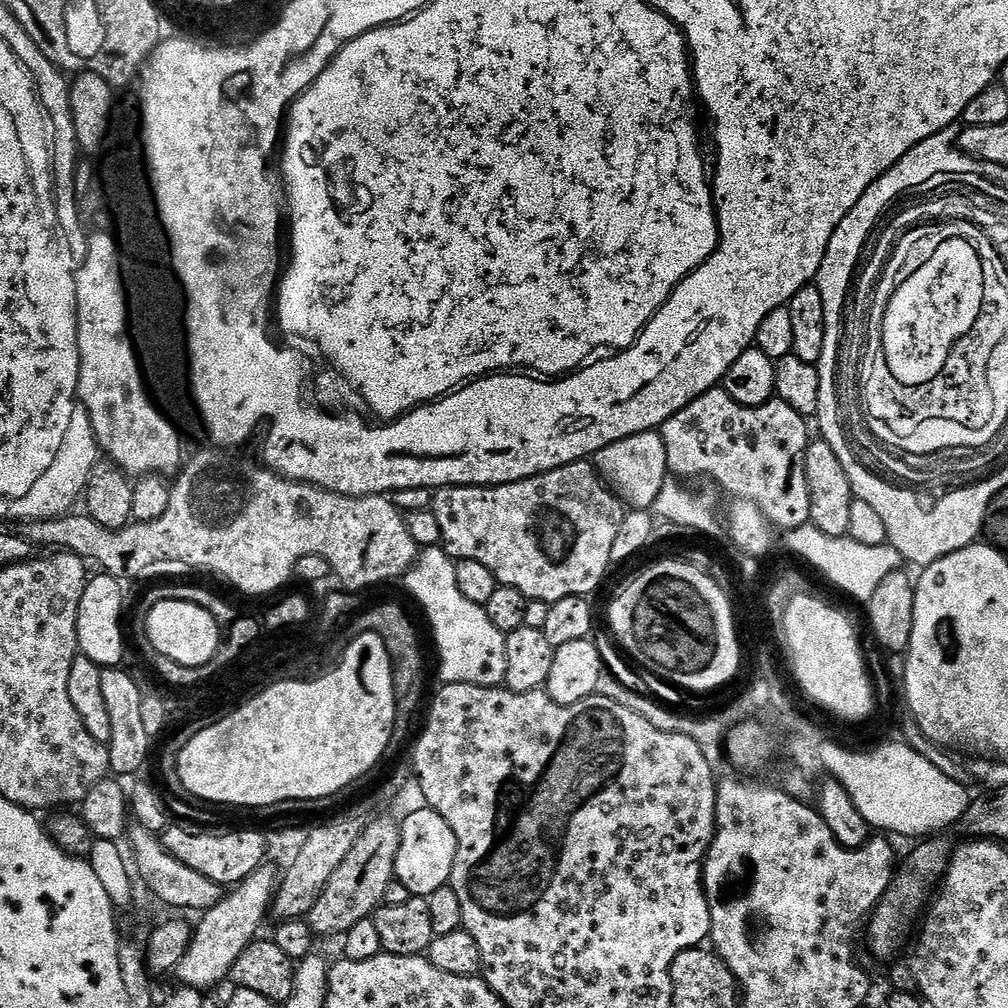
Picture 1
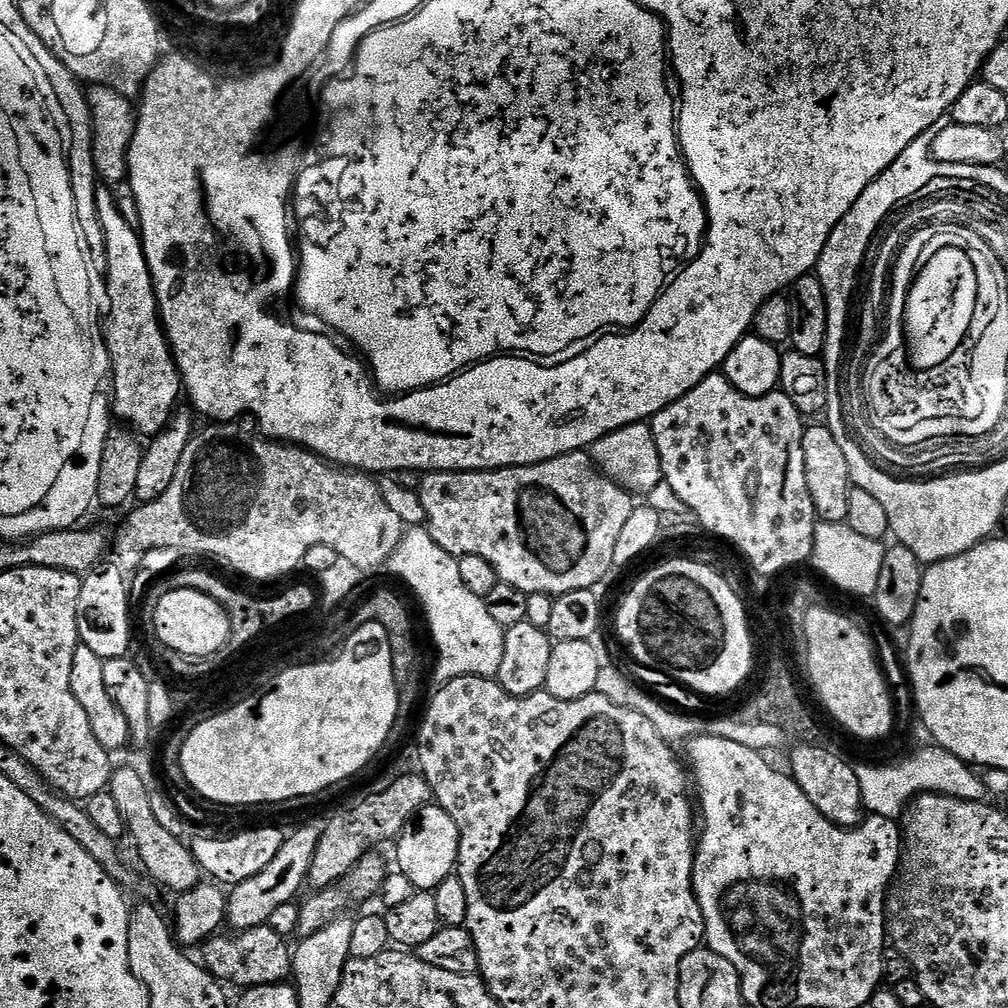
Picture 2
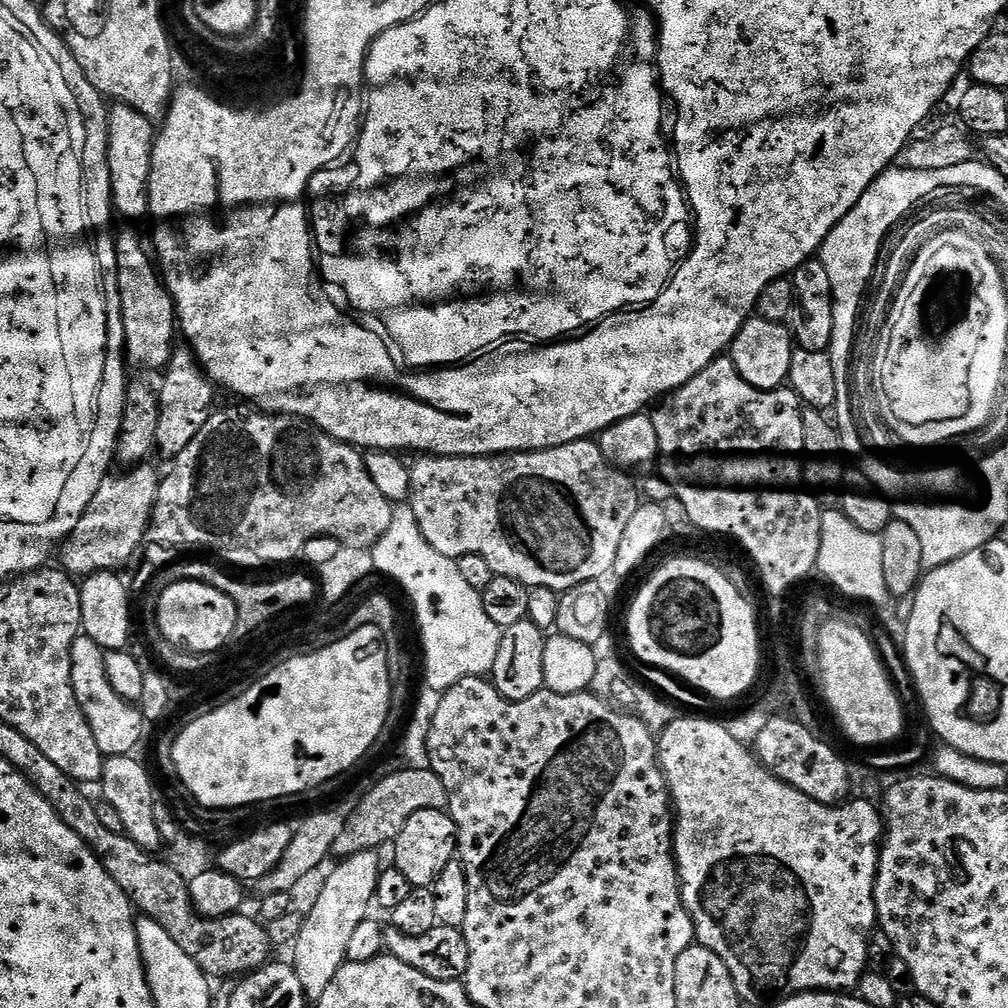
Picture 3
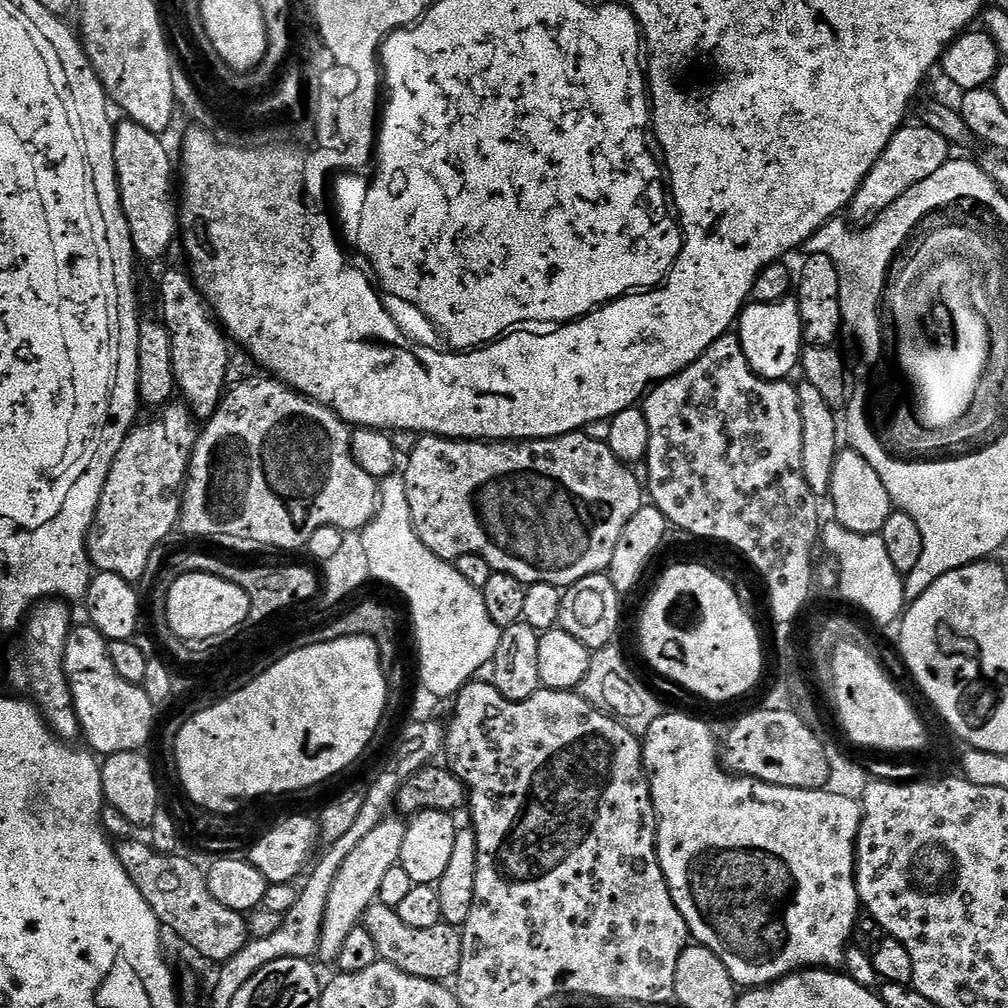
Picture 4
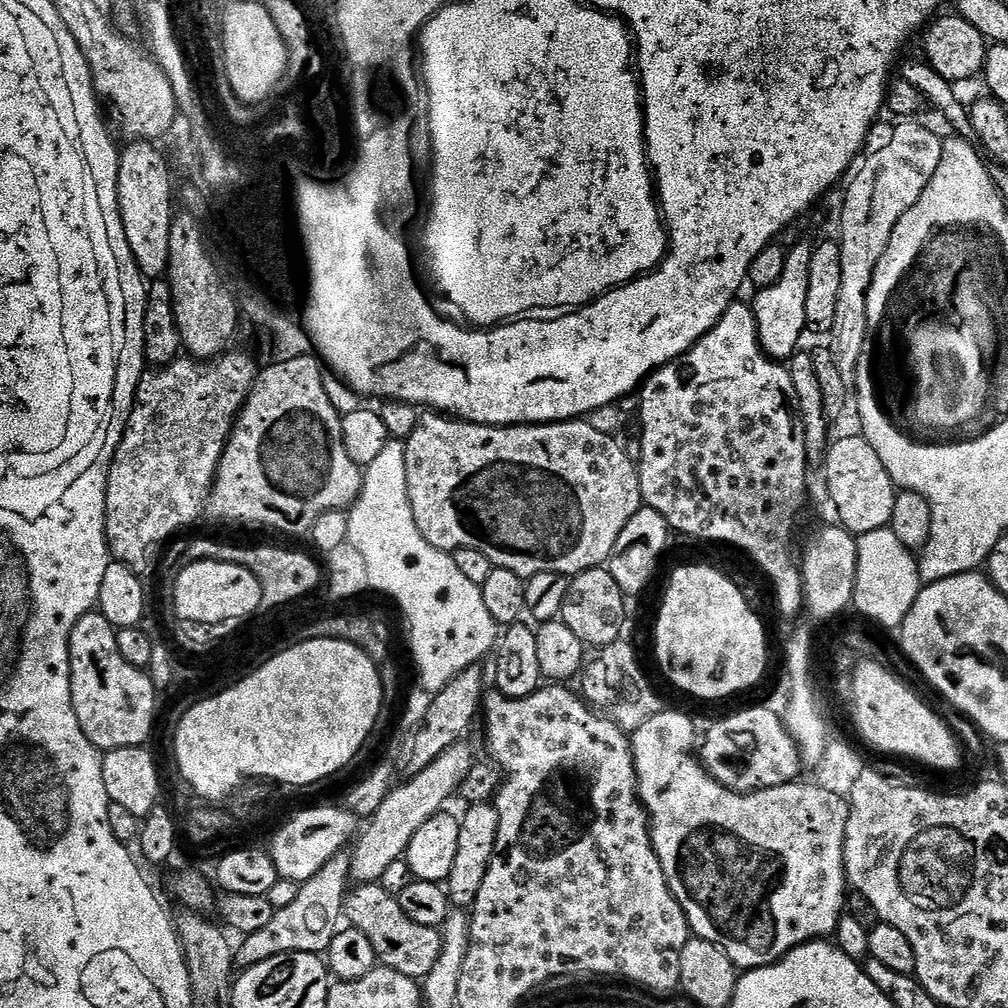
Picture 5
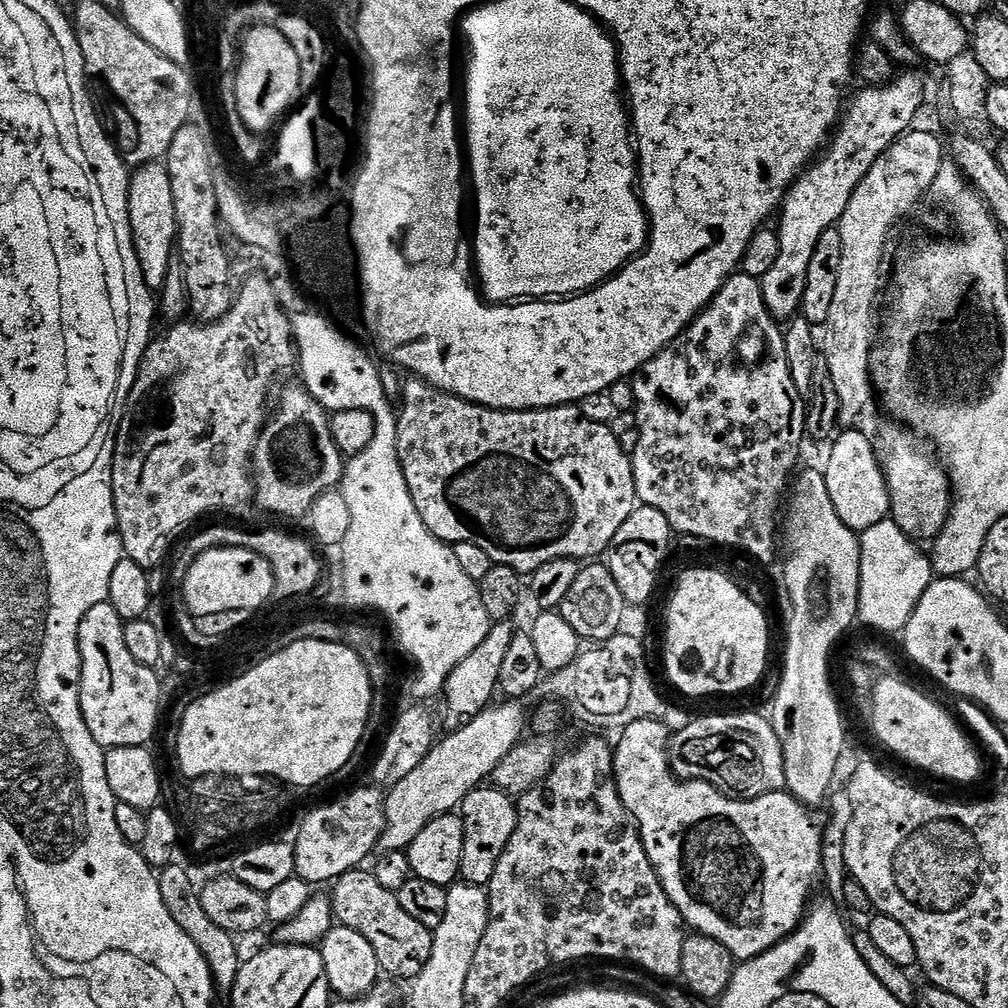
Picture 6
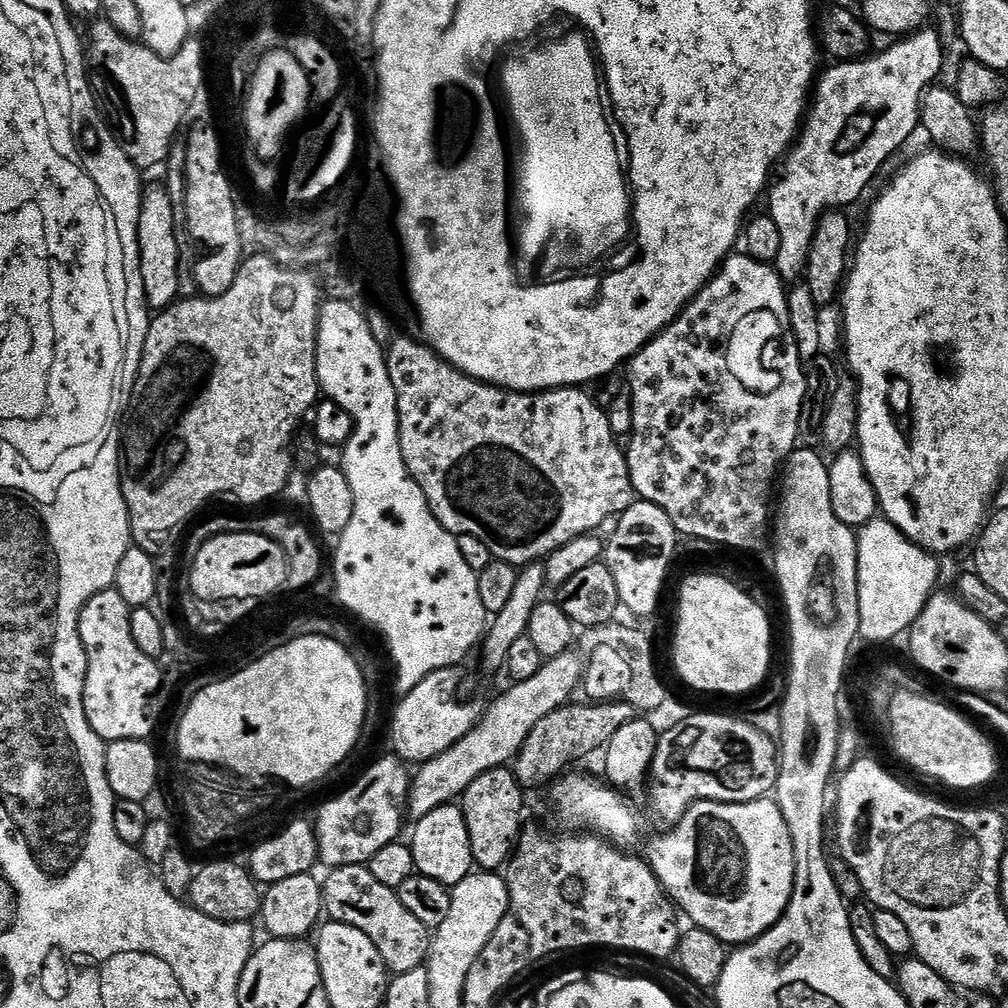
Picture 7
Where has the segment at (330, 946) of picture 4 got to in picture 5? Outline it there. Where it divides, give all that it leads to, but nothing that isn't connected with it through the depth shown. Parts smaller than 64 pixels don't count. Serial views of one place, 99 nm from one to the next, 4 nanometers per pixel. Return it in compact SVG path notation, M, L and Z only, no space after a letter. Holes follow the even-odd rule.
M461 742L450 746L422 774L405 779L404 784L397 783L392 792L378 806L376 813L363 825L362 831L355 837L352 854L351 879L357 885L375 884L382 878L382 873L393 862L405 859L410 838L426 826L430 818L434 818L445 807L444 804L451 796L455 797L460 790L460 783L472 772L474 759L472 760L472 748L468 742Z

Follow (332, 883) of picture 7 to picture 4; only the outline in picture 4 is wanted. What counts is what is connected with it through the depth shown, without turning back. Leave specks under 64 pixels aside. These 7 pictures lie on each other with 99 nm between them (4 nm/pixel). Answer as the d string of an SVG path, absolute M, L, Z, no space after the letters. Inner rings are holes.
M379 902L372 904L364 912L362 926L374 938L377 957L385 964L398 966L411 976L437 982L448 982L455 977L462 962L462 932L452 924L419 928L410 926L398 918L394 908Z

